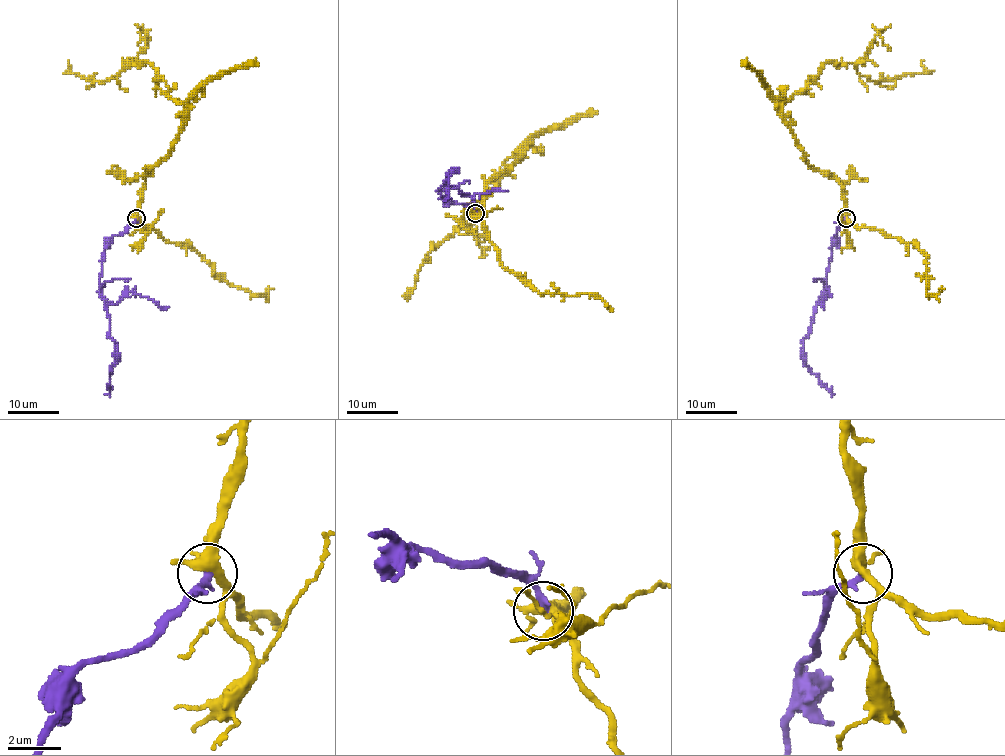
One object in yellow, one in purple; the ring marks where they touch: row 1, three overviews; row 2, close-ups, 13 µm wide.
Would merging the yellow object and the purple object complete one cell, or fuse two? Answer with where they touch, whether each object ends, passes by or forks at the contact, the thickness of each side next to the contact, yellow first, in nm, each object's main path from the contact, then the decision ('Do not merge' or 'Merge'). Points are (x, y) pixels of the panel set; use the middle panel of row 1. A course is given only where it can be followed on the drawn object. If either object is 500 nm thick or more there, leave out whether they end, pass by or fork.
Place: (475, 213). At the ring yellow forks. At the ring purple ends. Thickness 360 nm (yellow) against 280 nm. Course of yellow: (475, 213), (484, 207), (485, 189), (523, 154), (522, 145), (472, 221), (435, 248), (407, 290). Course of purple: (475, 213), (471, 207), (440, 196), (439, 191), (452, 169), (455, 171), (448, 180), (448, 198), (444, 201). Do not merge

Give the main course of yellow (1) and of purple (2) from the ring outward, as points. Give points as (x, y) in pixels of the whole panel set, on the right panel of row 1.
1: (846, 218), (840, 183), (809, 164), (778, 105), (827, 62), (854, 64), (881, 82), (923, 74), (923, 61)
2: (846, 219), (833, 238), (824, 292), (818, 300), (810, 333), (802, 339), (804, 361), (834, 395)

